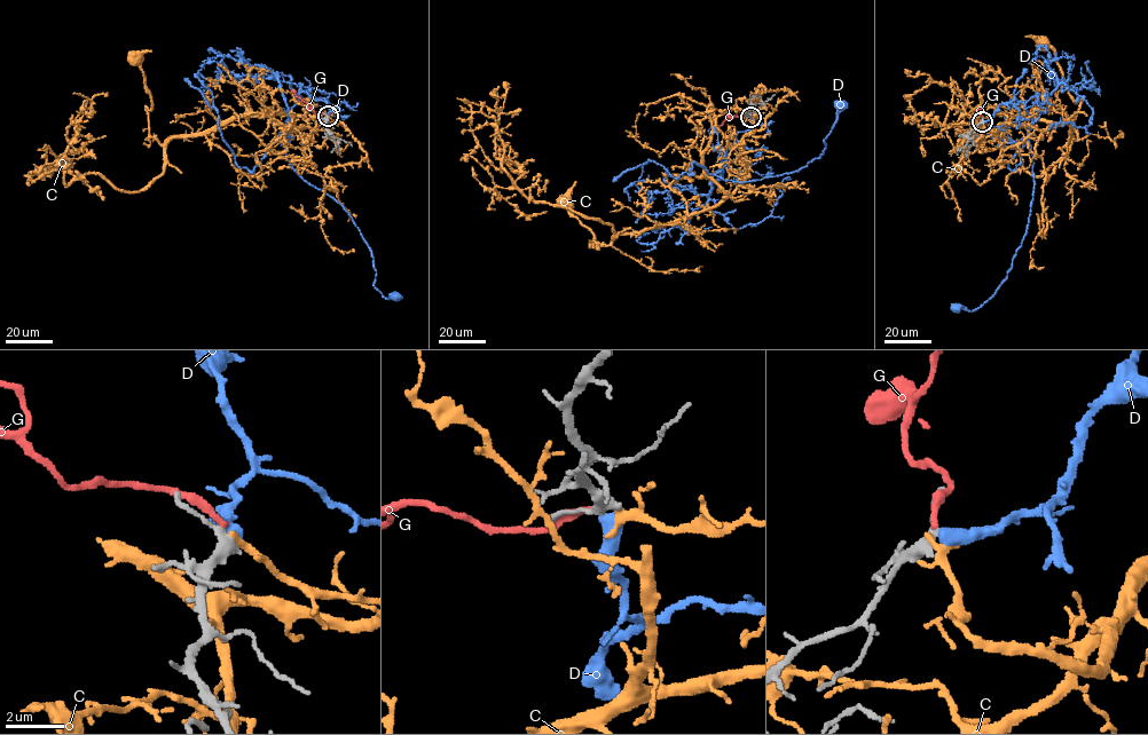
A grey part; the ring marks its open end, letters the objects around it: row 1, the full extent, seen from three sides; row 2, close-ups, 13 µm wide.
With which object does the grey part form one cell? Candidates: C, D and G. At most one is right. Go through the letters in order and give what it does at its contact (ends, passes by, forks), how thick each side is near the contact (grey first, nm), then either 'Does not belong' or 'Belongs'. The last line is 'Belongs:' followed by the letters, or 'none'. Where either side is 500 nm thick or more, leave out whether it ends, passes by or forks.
C: It ends there. Thickness 400 nm (grey) against 300 nm. Does not belong
D: Thickness 320 nm (grey) against 500 nm. Belongs
G: It ends there. Thickness 170 nm (grey) against 380 nm. Does not belong
Belongs: D

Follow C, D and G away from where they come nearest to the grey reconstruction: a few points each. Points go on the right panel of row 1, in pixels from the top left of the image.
C: (982, 121), (996, 132), (1001, 124), (1040, 129), (1067, 120), (1077, 139), (1082, 100), (1069, 93), (1044, 40)
D: (983, 120), (1014, 97), (1024, 104), (1032, 120), (1034, 198), (1007, 276), (981, 305), (956, 307)
G: (982, 119), (980, 112), (996, 91)

